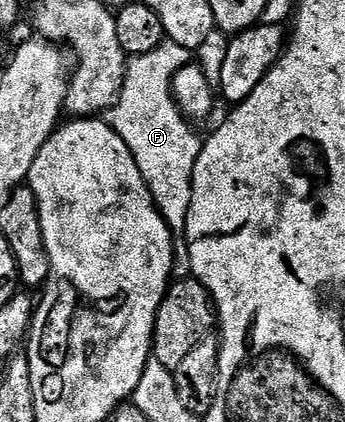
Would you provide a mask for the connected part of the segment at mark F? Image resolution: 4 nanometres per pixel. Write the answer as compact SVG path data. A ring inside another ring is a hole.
M164 41L153 53L134 56L127 64L119 99L109 112L111 127L133 153L156 207L175 233L187 229L193 169L204 144L201 135L199 139L198 133L191 131L192 124L179 111L172 95L174 75L192 59L192 51L170 41Z

